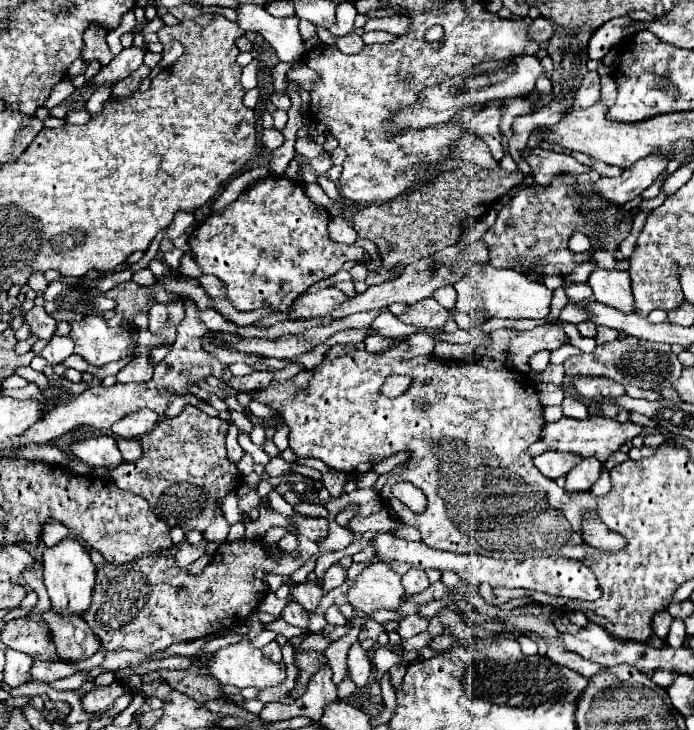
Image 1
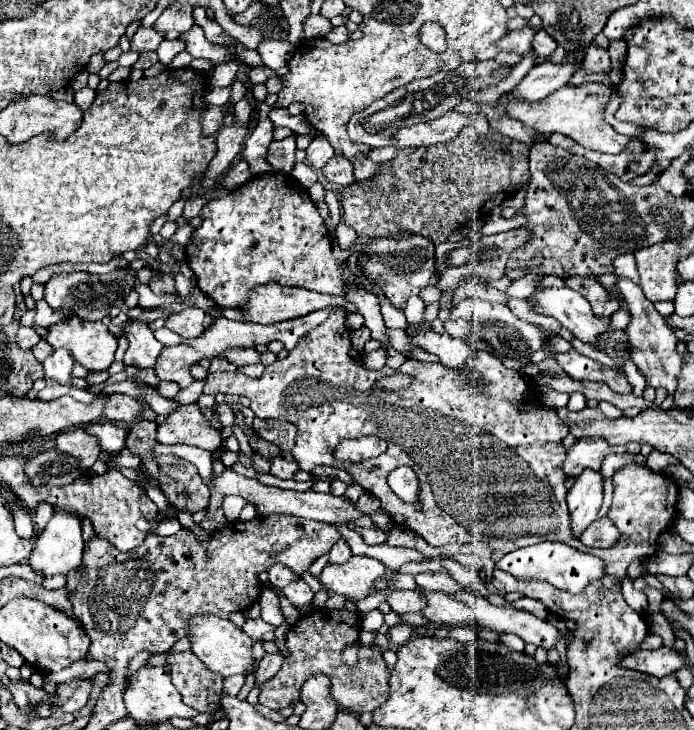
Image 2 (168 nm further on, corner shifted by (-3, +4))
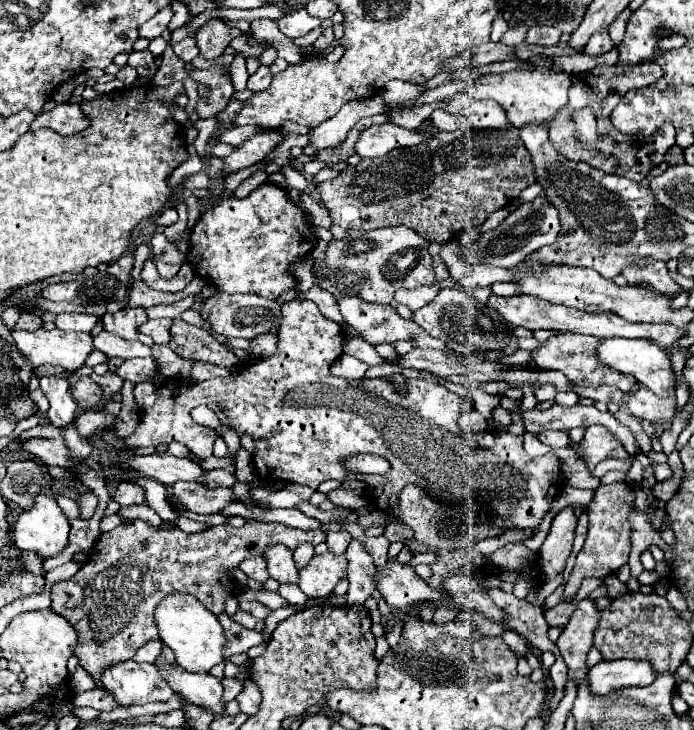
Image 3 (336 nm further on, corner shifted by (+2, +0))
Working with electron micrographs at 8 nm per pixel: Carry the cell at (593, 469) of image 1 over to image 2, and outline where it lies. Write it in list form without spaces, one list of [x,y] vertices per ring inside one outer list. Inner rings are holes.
[[[584,470],[574,486],[568,490],[568,512],[570,512],[570,530],[574,538],[580,538],[582,532],[596,520],[602,506],[602,476],[594,470]]]

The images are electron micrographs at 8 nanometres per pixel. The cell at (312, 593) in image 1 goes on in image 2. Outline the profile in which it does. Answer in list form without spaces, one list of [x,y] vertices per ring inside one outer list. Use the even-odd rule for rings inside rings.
[[[274,564],[274,566],[270,566],[270,570],[268,570],[268,580],[270,580],[270,584],[276,586],[276,588],[280,588],[280,590],[282,590],[282,586],[286,586],[288,582],[292,582],[294,578],[296,578],[296,574],[294,574],[290,568],[282,566],[282,564]]]

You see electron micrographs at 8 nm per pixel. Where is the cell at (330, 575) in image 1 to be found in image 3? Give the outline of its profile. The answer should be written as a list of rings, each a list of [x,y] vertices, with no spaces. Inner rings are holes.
[[[345,530],[327,532],[327,546],[329,546],[329,552],[333,552],[333,554],[345,554],[345,548],[349,546],[351,540],[353,540],[351,534]]]

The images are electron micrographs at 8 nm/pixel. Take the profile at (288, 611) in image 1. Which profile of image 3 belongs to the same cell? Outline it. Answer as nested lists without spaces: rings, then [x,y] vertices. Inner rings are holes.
[[[273,546],[265,554],[267,558],[267,568],[273,580],[279,584],[299,584],[299,572],[293,564],[293,552],[287,550],[285,546]]]

